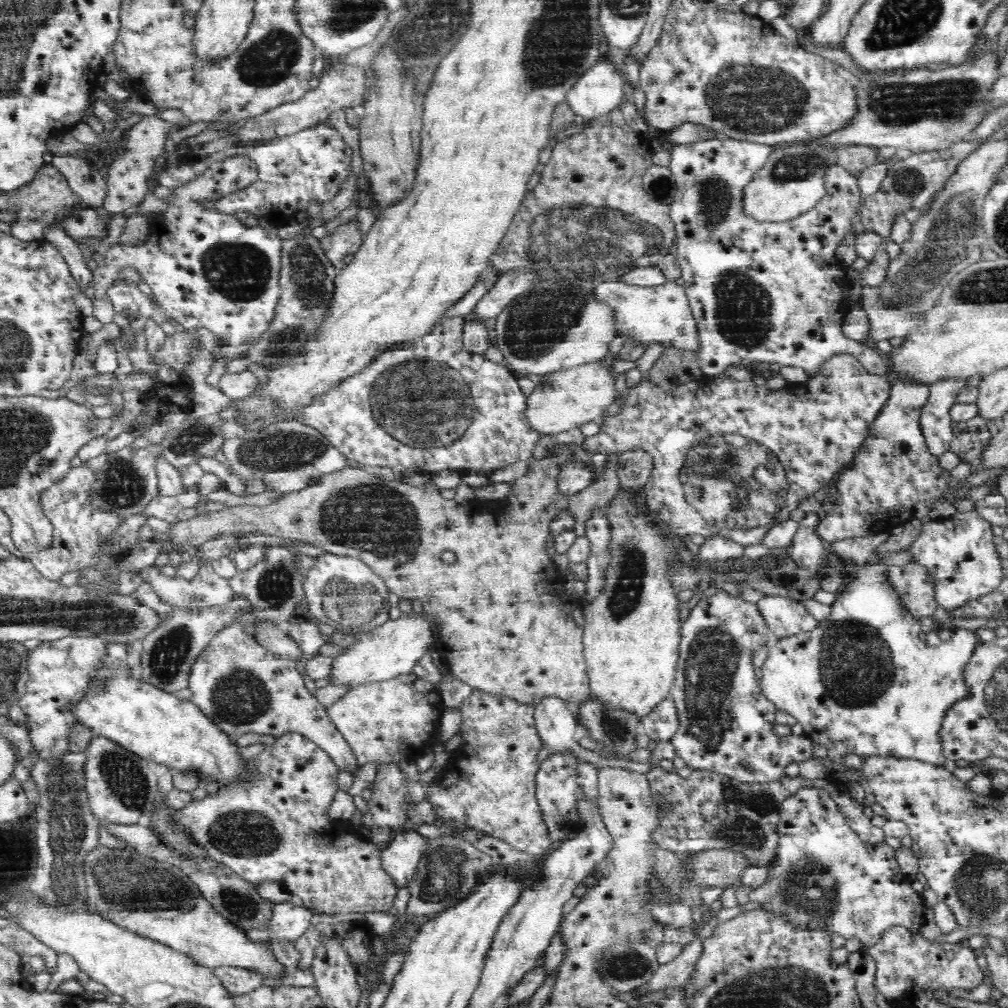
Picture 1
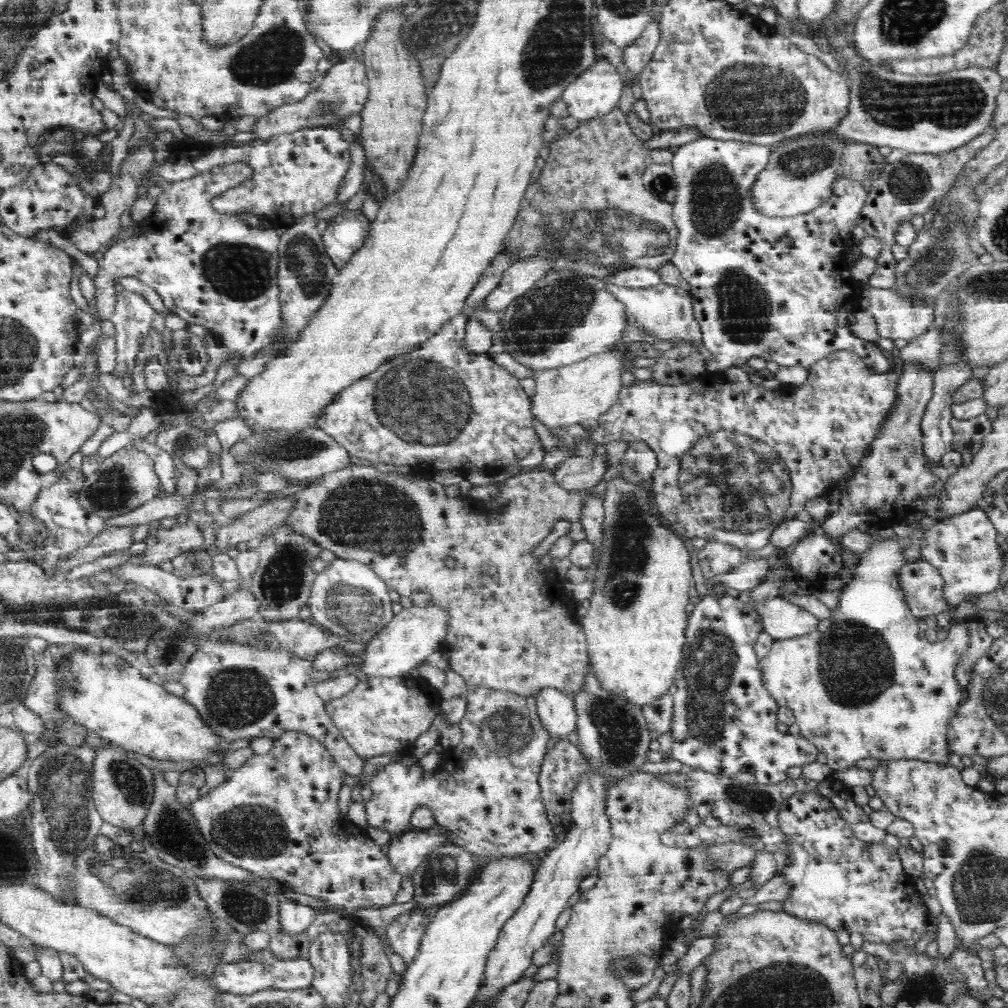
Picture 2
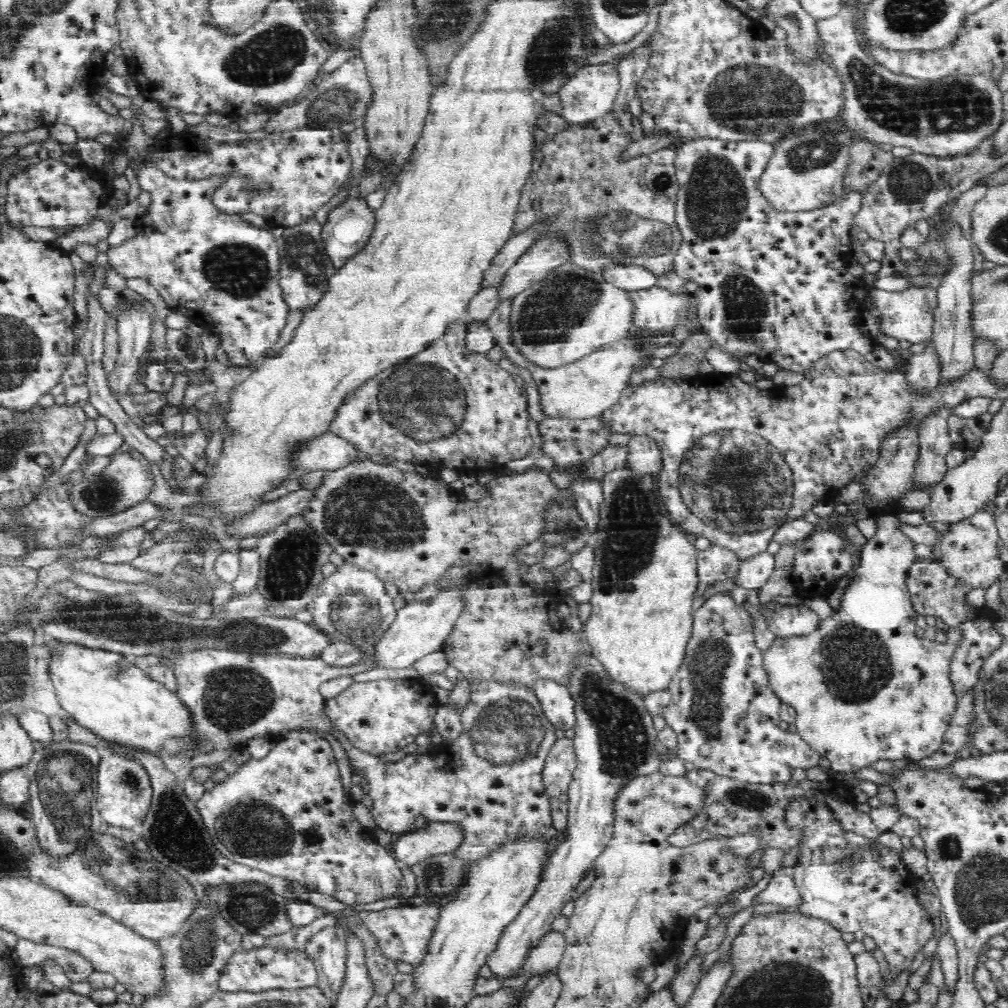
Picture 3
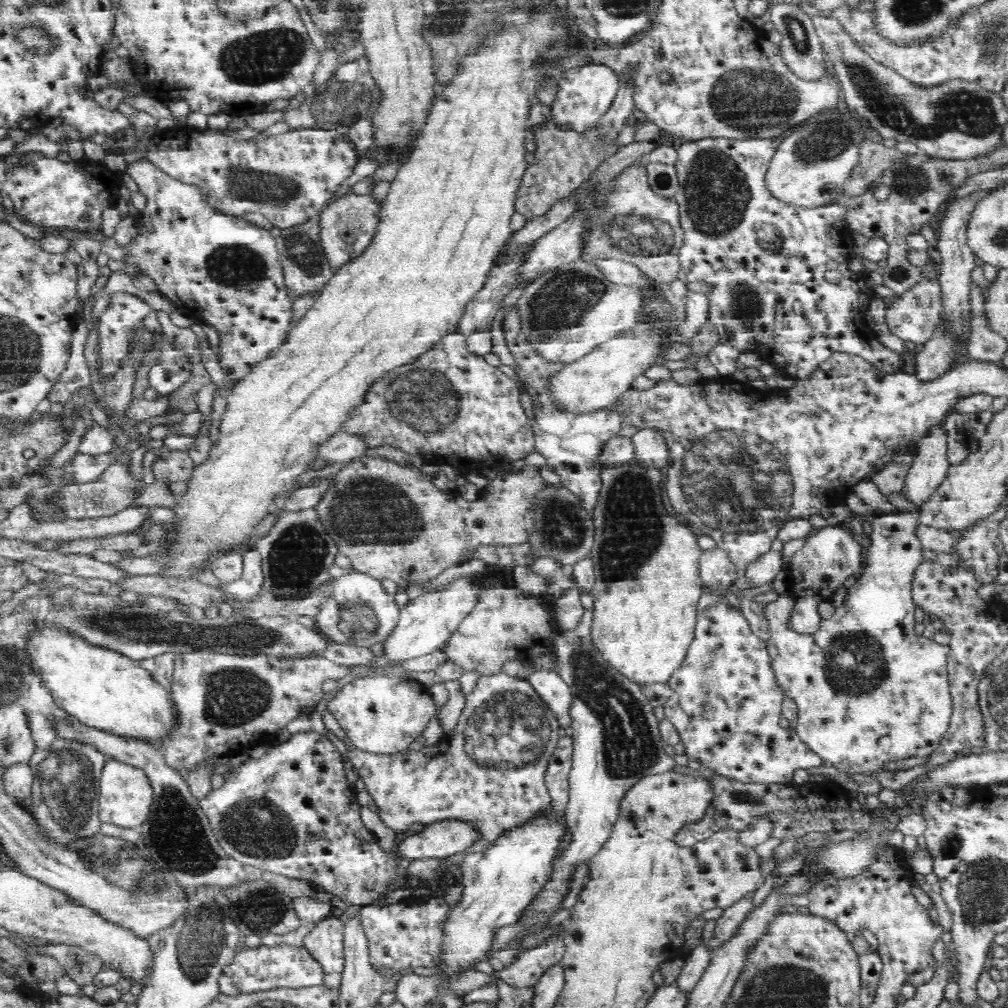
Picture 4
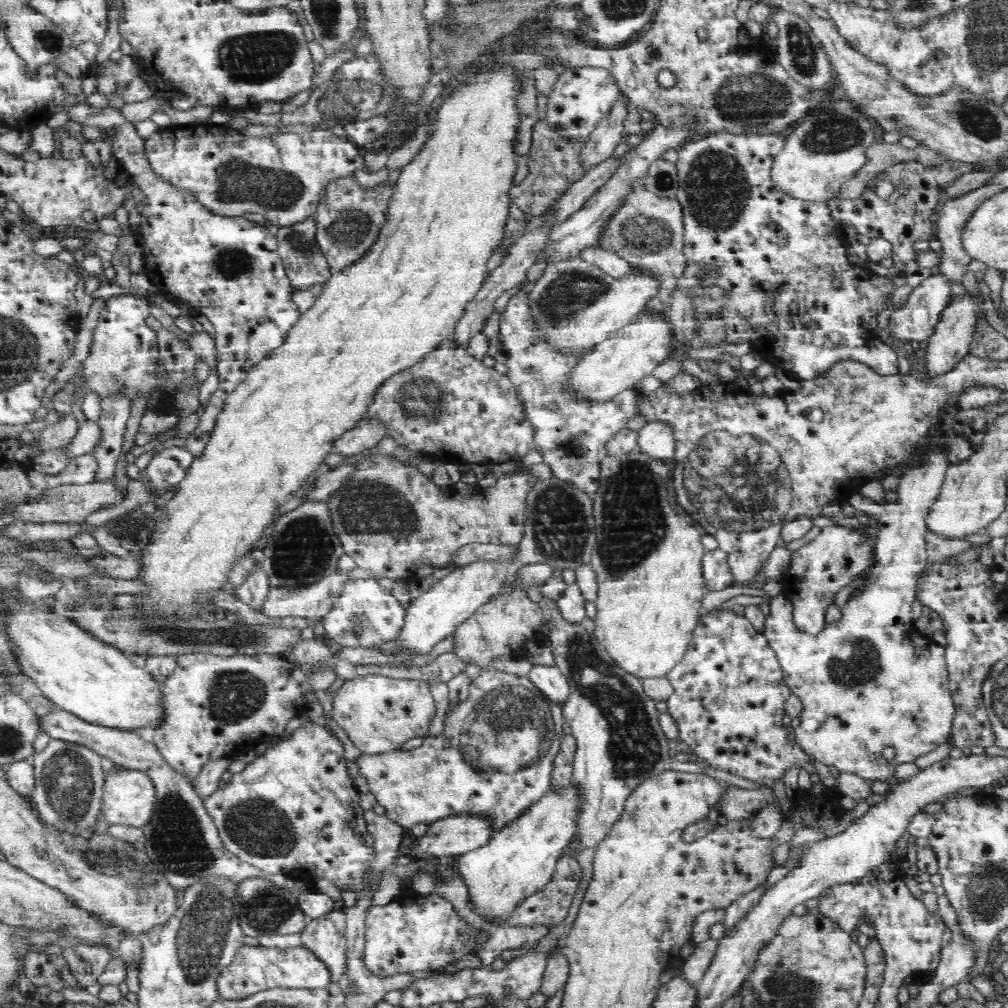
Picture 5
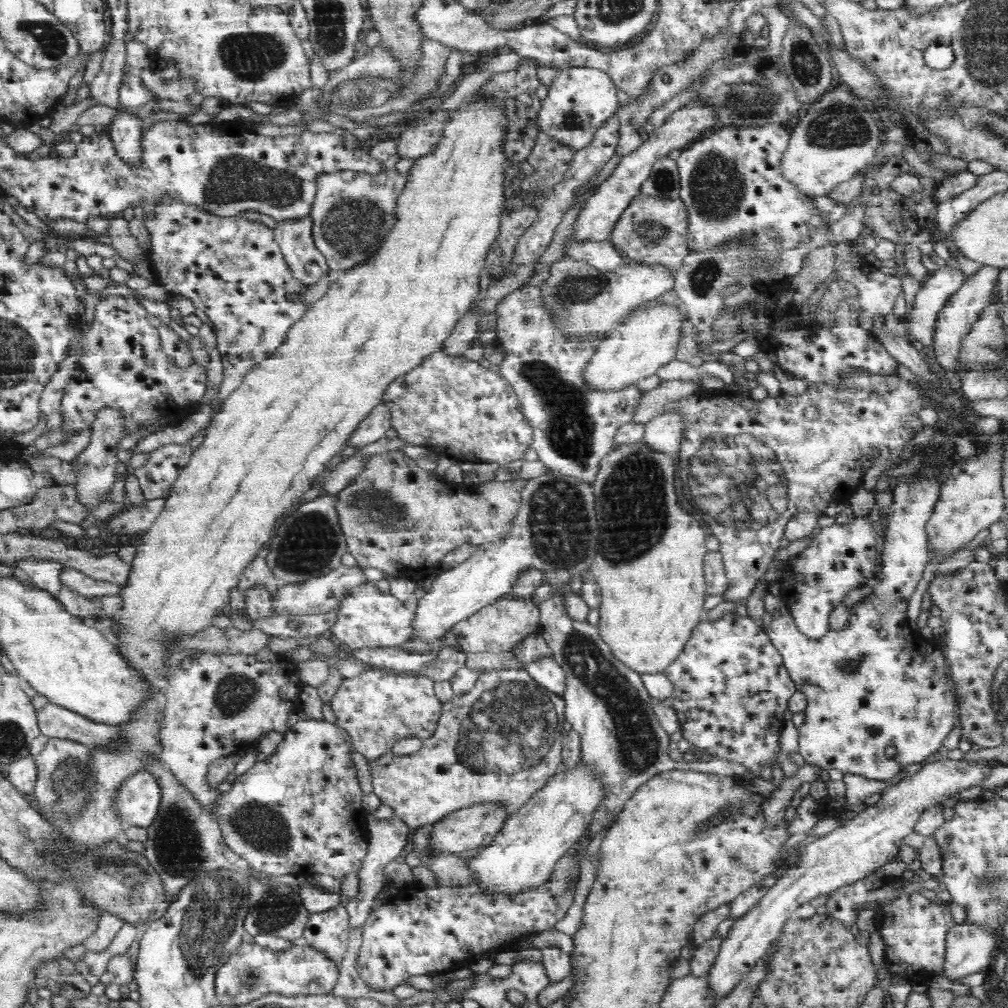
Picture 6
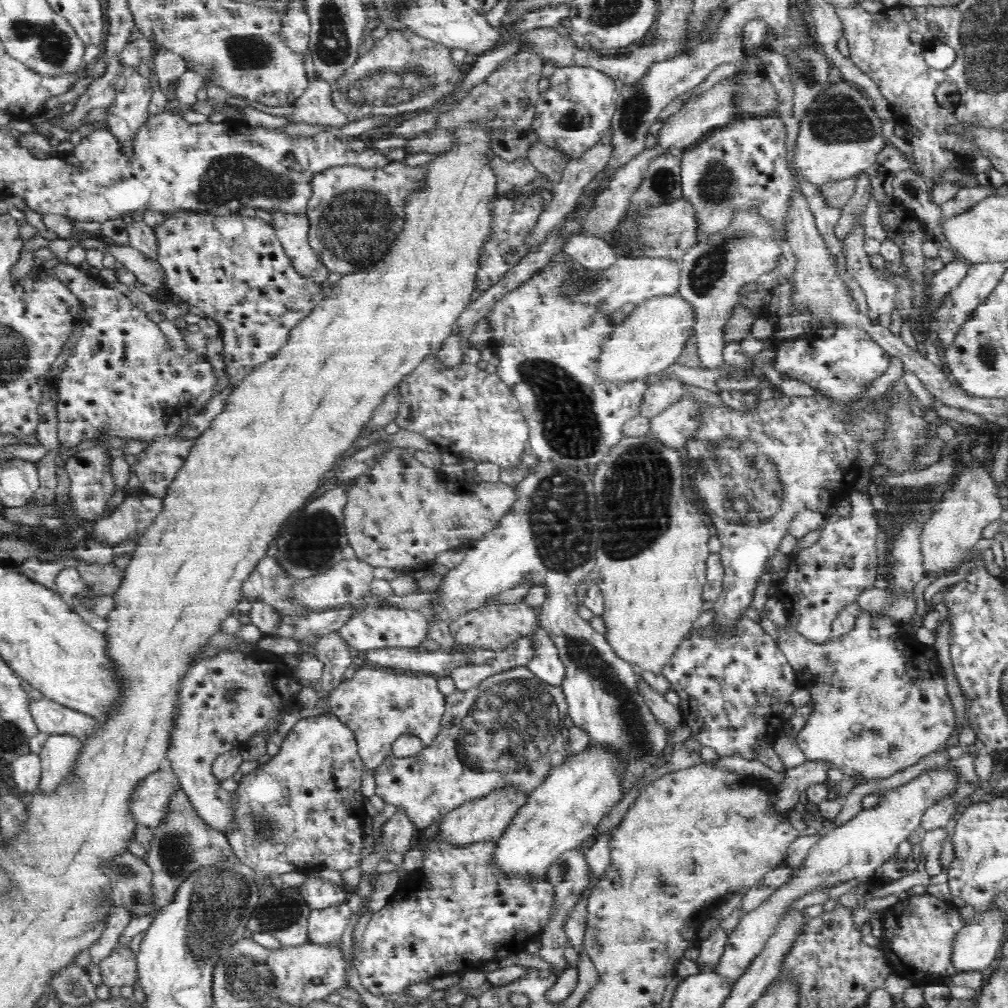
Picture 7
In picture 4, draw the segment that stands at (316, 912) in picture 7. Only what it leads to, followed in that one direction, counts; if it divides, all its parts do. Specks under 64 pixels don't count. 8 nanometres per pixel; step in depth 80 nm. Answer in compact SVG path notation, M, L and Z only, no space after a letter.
M337 911L315 922L303 945L324 969L324 985L340 987L345 965L345 921Z

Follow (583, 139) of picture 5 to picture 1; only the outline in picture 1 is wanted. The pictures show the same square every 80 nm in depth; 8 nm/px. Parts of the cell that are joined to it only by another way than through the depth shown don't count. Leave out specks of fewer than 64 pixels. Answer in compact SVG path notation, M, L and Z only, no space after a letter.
M602 57L568 90L565 102L588 122L619 108L624 97L623 86L623 76L616 65Z

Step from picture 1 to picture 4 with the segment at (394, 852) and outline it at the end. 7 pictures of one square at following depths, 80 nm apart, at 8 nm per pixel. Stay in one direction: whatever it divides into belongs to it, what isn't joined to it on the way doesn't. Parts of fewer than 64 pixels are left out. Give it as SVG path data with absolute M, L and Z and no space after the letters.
M449 818L424 825L398 846L400 858L409 861L442 859L470 850L481 842L482 831L470 821Z

